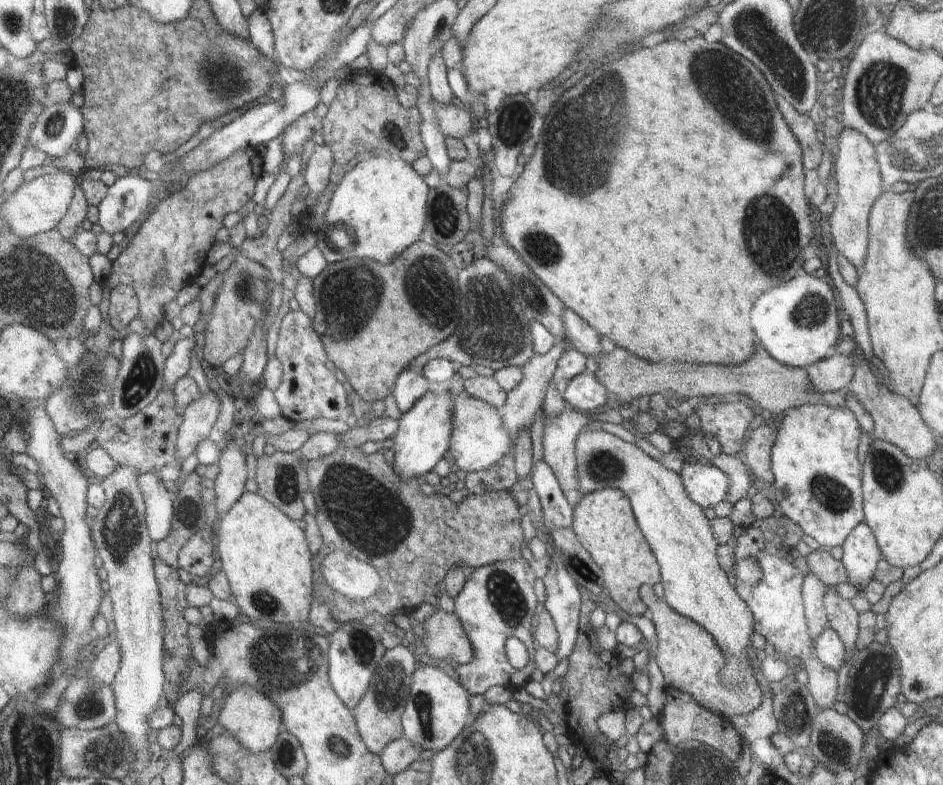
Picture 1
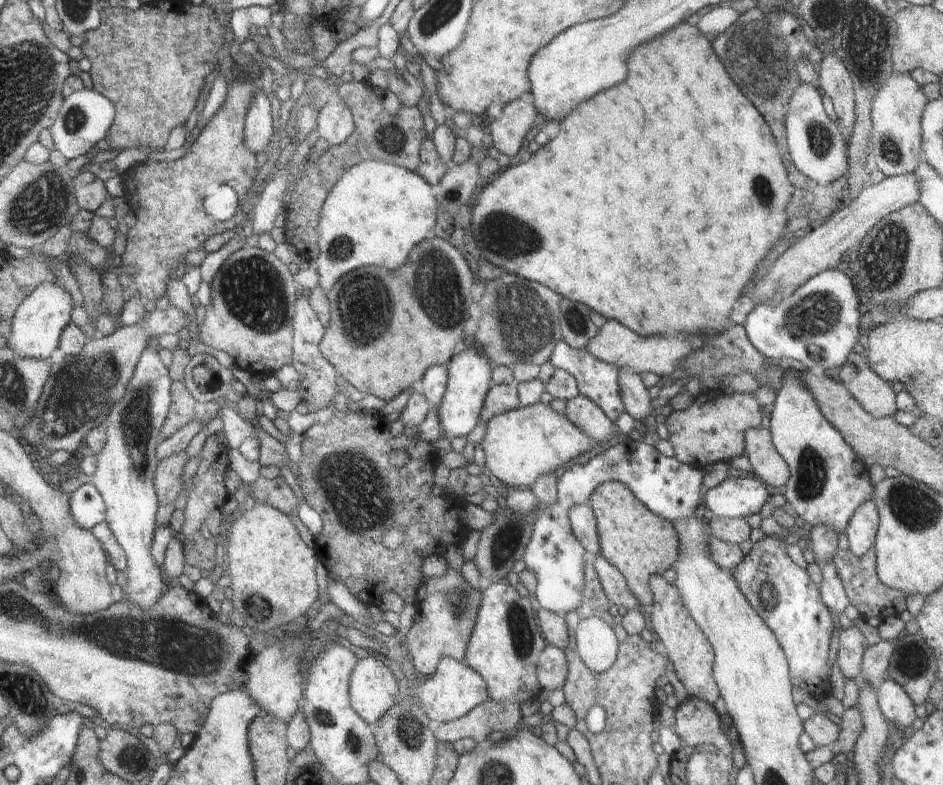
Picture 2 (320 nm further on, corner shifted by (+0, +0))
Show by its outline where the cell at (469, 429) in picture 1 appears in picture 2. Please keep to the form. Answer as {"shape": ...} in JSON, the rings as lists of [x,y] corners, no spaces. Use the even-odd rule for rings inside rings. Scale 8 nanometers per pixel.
{"shape":[[[542,402],[496,414],[486,422],[486,428],[481,444],[485,454],[484,466],[510,489],[529,488],[542,474],[556,472],[562,464],[573,464],[585,460],[600,448],[595,447],[592,438],[586,432],[582,432],[578,426],[572,424],[572,421],[566,418],[566,414],[558,414],[549,404]]]}

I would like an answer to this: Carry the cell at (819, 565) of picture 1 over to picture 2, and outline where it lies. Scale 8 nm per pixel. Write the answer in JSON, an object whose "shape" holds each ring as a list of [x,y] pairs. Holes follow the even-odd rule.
{"shape":[[[838,549],[833,557],[834,568],[840,576],[840,582],[846,592],[846,597],[850,605],[854,606],[860,613],[864,620],[869,618],[879,618],[881,621],[885,620],[888,616],[900,616],[907,608],[907,595],[900,590],[893,590],[879,584],[878,576],[876,573],[875,552],[869,551],[867,555],[862,558],[856,558],[850,550]]]}

